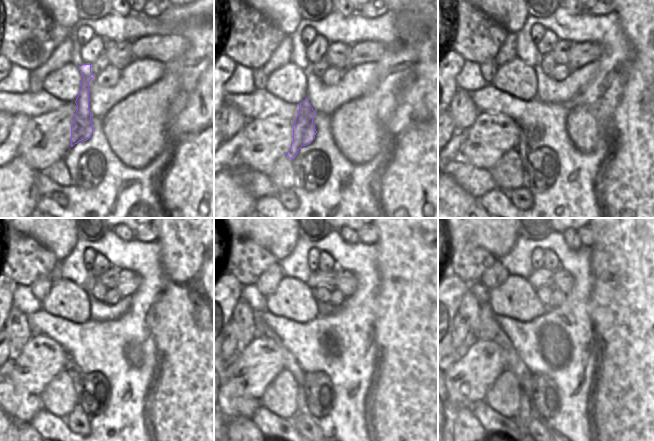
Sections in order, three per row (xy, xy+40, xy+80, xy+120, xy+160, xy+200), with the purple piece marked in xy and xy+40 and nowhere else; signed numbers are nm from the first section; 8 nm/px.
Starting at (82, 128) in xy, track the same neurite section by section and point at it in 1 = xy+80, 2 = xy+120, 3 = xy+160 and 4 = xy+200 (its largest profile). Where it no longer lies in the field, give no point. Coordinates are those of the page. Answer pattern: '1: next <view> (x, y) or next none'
1: next xy+80 (522, 149)
2: next xy+120 (75, 374)
3: next xy+160 (301, 406)
4: next xy+200 (525, 413)

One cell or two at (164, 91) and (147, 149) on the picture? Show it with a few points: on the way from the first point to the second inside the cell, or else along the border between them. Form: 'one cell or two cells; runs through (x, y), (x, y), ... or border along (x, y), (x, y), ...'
one cell; runs through (152, 105), (147, 113), (147, 135)

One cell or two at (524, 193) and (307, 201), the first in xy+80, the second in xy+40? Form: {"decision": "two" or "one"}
{"decision": "two"}

